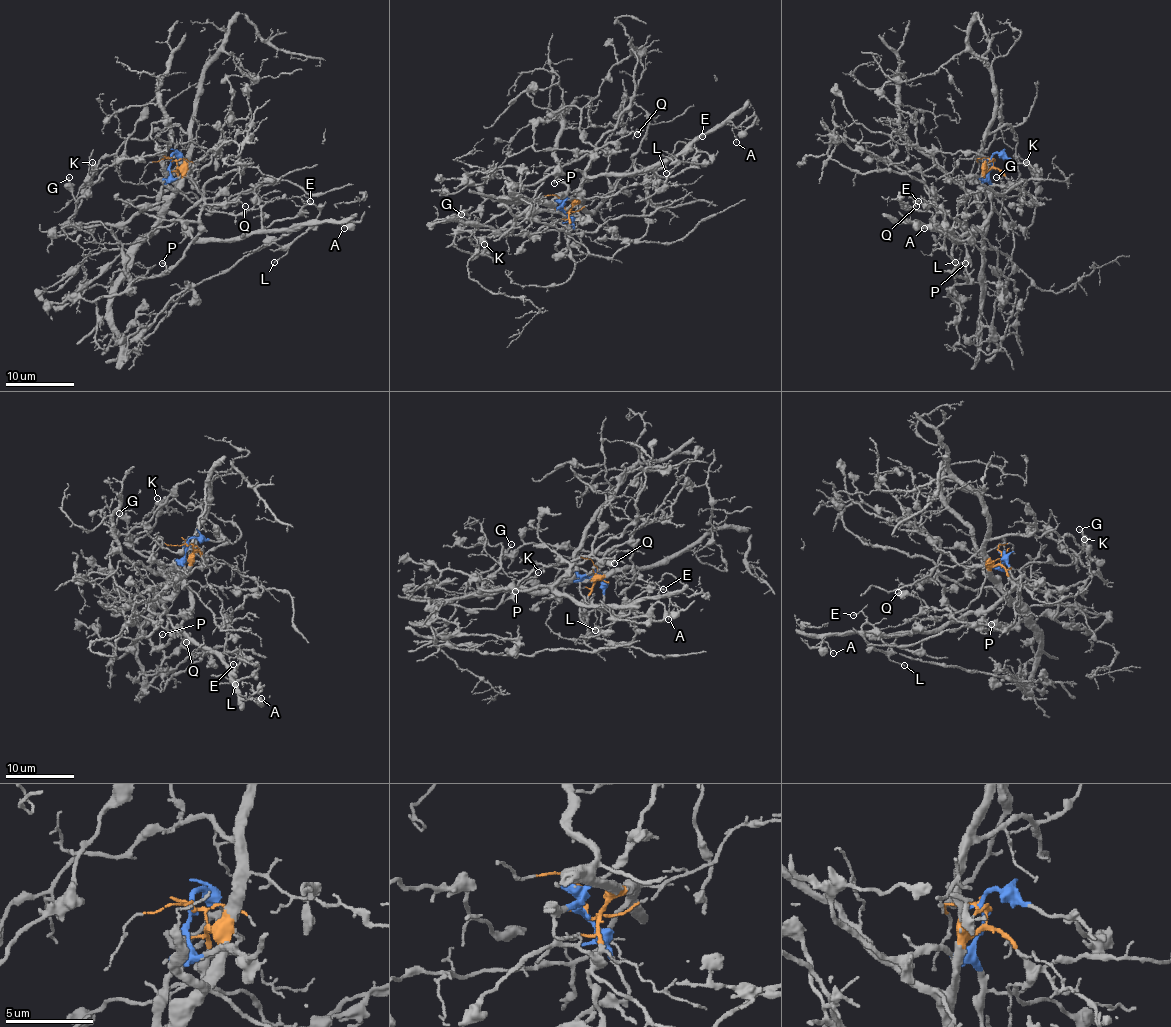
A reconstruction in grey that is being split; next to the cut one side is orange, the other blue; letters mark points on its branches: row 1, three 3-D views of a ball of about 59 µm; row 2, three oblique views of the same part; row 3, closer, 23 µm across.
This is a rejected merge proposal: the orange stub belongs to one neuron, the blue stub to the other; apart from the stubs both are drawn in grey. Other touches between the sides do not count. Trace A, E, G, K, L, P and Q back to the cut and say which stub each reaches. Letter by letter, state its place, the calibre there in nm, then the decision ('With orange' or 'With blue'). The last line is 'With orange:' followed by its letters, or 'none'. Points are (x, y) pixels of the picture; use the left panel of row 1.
A: Place: (344, 228). Thickness 120 nm. With blue
E: Place: (310, 201). Thickness 140 nm. With blue
G: Place: (69, 177). Thickness 160 nm. With blue
K: Place: (92, 162). Thickness 150 nm. With blue
L: Place: (274, 262). Thickness 120 nm. With blue
P: Place: (162, 263). Thickness 150 nm. With blue
Q: Place: (245, 206). Thickness 140 nm. With blue
With orange: none

